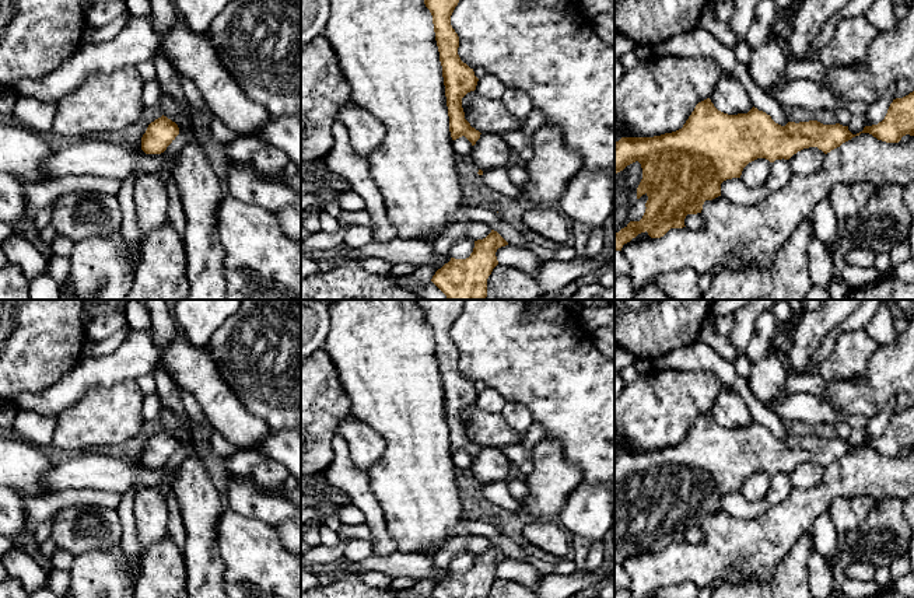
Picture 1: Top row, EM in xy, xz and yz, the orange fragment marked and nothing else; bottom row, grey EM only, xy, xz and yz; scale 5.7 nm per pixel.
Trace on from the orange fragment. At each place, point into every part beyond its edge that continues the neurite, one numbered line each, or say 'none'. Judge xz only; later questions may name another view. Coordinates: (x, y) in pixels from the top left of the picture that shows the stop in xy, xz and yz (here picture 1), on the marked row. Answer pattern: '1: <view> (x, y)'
none

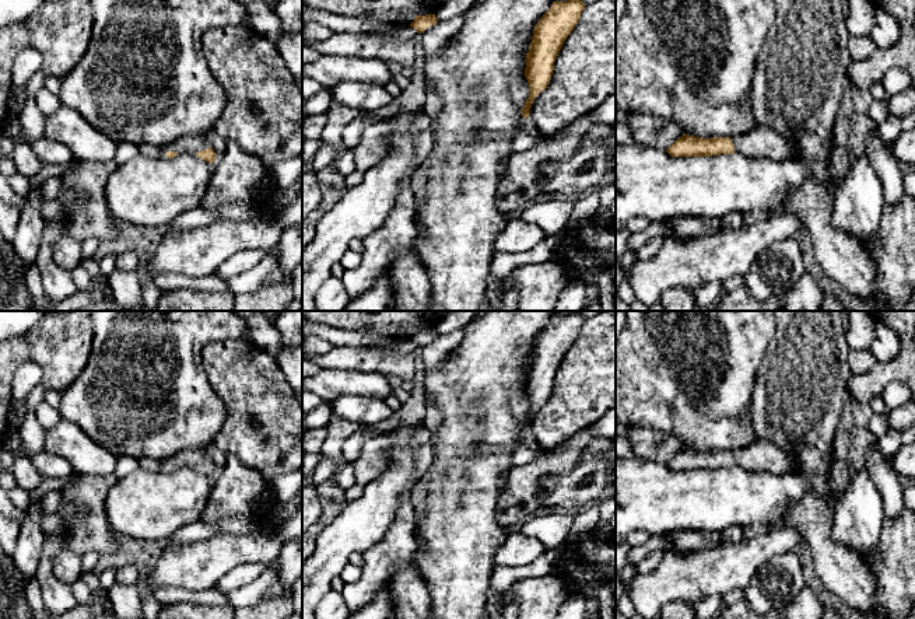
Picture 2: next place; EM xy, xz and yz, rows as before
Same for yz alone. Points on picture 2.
1: yz (759, 143)

